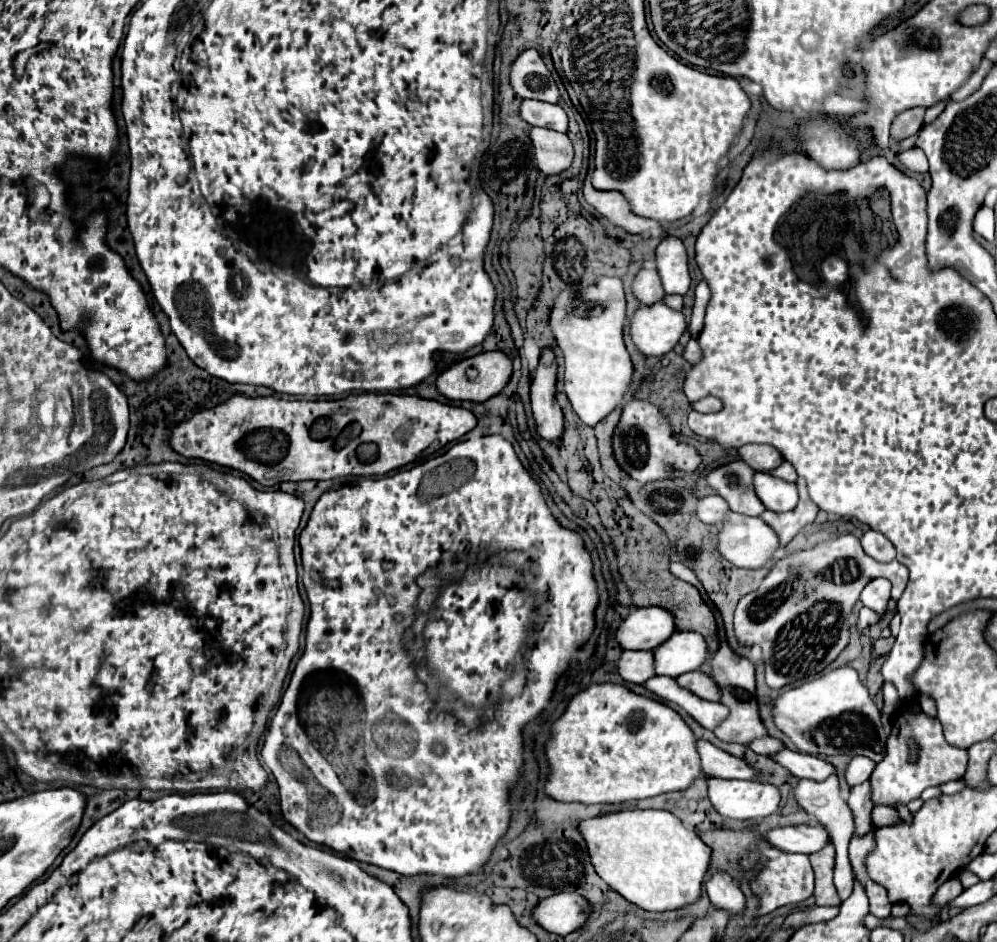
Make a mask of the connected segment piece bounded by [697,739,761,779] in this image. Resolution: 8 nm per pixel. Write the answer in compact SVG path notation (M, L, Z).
M699 739L697 751L701 755L703 773L709 777L721 777L721 779L759 779L761 777L761 771L749 765L745 759L727 753L709 741Z

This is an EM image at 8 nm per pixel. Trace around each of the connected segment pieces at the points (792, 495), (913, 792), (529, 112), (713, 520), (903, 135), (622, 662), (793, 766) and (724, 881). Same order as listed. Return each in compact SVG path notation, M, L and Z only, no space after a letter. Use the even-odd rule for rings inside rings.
M769 473L755 474L755 493L761 503L775 513L789 511L797 505L797 485L785 483L785 479L777 479Z
M903 703L891 715L891 733L887 739L887 753L881 763L877 763L875 771L869 777L871 795L869 801L873 807L887 805L907 805L917 799L927 787L941 785L965 775L967 753L963 749L951 747L941 733L941 723L937 717L925 715L921 709L915 711L911 703ZM909 739L917 739L917 759L909 759Z
M525 99L521 103L521 117L535 127L547 127L547 129L567 133L569 119L561 105L553 105L537 99Z
M709 495L699 499L697 505L697 515L703 523L711 523L711 525L721 525L721 519L725 517L725 511L731 511L725 503L725 499L721 499L719 495Z
M913 107L907 109L905 113L901 113L893 123L891 123L891 135L895 139L907 139L913 133L917 133L923 125L923 115L925 115L925 107Z
M625 651L619 659L619 675L625 681L643 685L653 677L653 651Z
M783 749L773 755L777 763L781 763L785 769L789 769L797 779L813 779L813 781L825 781L829 775L835 773L835 767L823 759L817 759L815 755Z
M715 873L705 883L707 895L717 909L727 911L729 915L741 915L745 911L745 895L725 873Z

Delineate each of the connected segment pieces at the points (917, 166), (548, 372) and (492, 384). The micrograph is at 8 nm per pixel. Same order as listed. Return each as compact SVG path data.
M913 147L913 149L907 149L907 151L899 153L899 161L903 165L907 165L907 169L911 169L911 171L917 171L917 173L925 173L927 171L925 153L919 147Z
M543 349L535 375L531 379L531 407L537 431L543 439L559 441L563 431L563 413L555 399L557 391L557 359L553 349Z
M487 351L487 353L479 353L467 359L461 359L459 363L451 365L449 369L445 369L439 377L437 377L437 389L455 401L477 401L483 403L495 395L499 395L513 373L513 365L511 359L503 353L503 351Z

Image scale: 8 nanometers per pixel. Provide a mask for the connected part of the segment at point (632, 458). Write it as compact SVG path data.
M633 399L629 405L625 405L613 435L613 451L621 469L625 469L633 479L641 483L669 477L671 469L695 471L701 463L701 455L693 447L675 439L669 421L659 413L659 409L641 399Z

